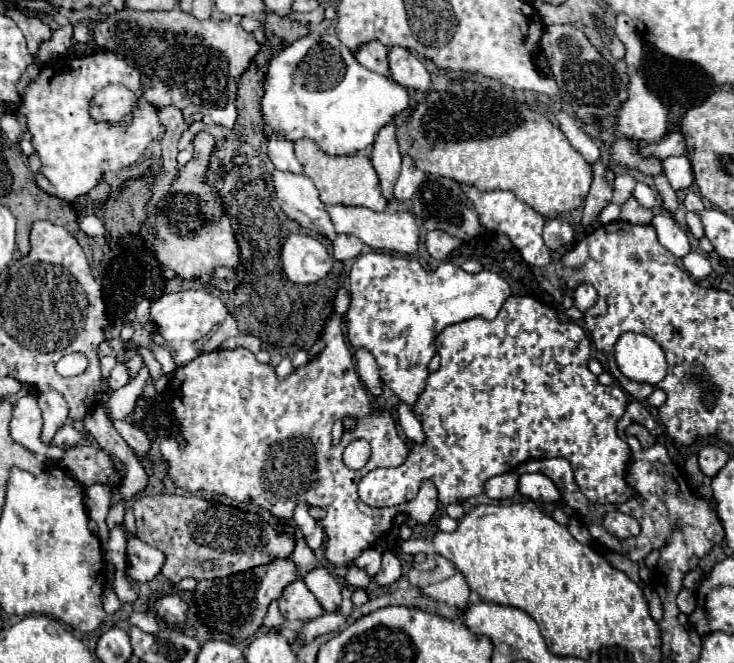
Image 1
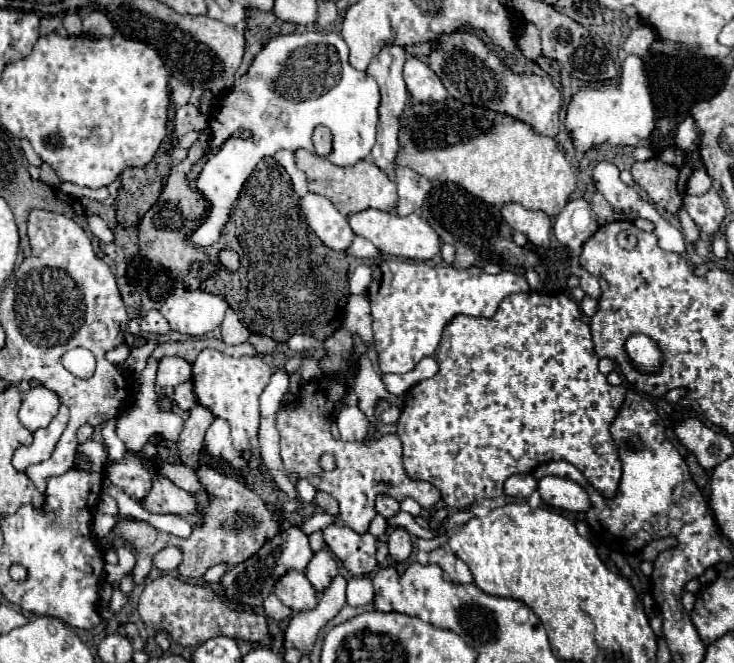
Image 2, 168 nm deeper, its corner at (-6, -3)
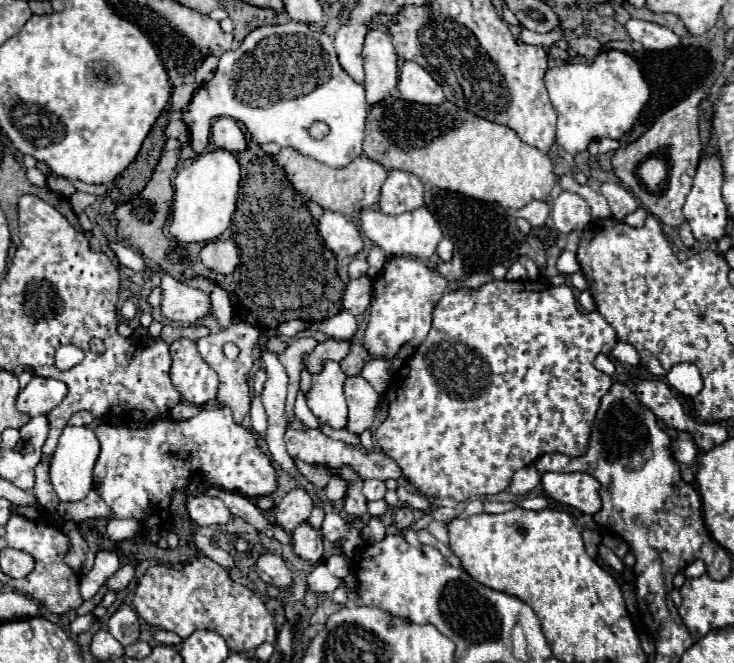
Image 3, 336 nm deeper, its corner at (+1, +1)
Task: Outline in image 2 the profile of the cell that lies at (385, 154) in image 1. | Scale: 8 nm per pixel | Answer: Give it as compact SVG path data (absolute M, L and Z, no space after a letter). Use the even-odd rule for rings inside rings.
M387 45L383 47L369 63L367 73L379 83L381 89L381 105L379 105L379 123L377 123L377 143L371 151L373 163L381 167L387 175L393 175L393 161L399 151L399 141L397 141L397 131L399 131L399 115L405 107L407 101L407 87L403 81L403 65L405 65L405 49L399 45Z

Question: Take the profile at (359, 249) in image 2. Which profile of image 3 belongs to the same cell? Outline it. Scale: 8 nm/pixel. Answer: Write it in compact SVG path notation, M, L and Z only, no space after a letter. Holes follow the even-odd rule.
M374 245L374 247L368 251L368 257L366 257L366 259L368 259L368 265L370 265L370 269L368 269L368 275L370 275L370 277L376 277L376 275L384 269L384 263L388 261L384 249L378 247L378 245Z

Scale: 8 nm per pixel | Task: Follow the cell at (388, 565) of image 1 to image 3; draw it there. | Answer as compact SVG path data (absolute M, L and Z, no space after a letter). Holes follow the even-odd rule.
M400 507L394 515L394 527L398 531L408 529L412 525L412 521L414 521L414 515L412 515L412 509L408 509L408 507Z

